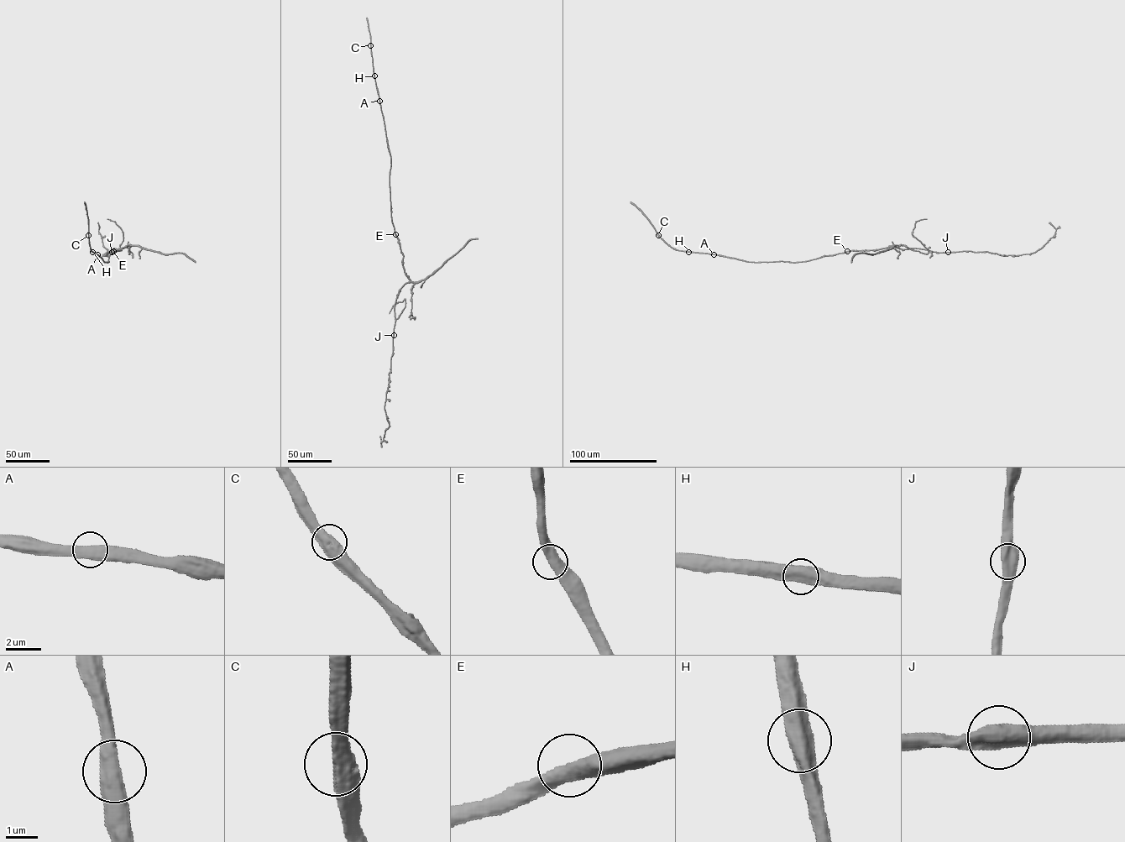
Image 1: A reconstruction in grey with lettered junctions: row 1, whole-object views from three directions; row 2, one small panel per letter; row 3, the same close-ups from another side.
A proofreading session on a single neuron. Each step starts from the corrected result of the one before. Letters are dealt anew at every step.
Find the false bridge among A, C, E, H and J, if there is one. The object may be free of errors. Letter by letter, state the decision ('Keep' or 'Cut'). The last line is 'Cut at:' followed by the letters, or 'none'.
A: Keep
C: Keep
E: Keep
H: Keep
J: Keep
Cut at: none

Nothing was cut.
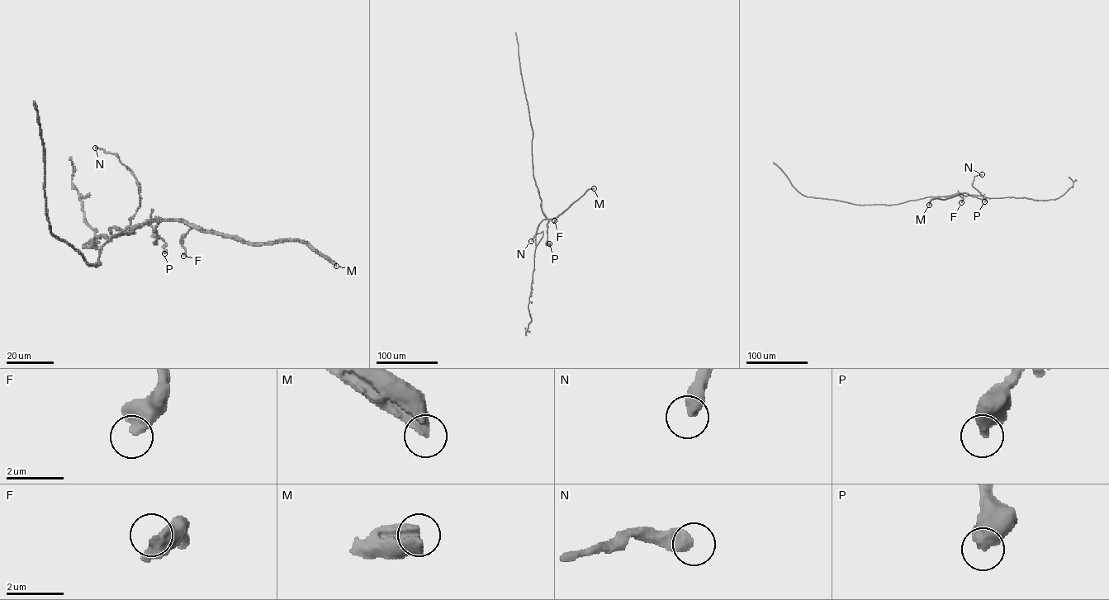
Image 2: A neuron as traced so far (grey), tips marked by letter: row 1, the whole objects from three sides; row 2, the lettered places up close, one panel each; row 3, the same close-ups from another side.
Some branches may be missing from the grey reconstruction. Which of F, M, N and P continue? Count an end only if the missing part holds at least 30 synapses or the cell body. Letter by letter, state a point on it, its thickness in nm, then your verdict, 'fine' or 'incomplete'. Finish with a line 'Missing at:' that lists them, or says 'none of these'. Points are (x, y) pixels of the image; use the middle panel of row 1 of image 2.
F: (554, 220) | 550 nm | fine
M: (594, 188) | 500 nm | fine
N: (531, 241) | 500 nm | fine
P: (549, 243) | 650 nm | fine
Missing at: none of these

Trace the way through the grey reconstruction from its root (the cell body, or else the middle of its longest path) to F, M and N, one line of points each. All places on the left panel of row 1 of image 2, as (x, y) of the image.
F: (113, 236), (132, 233), (145, 222), (180, 220), (192, 226), (182, 239), (182, 246), (186, 250), (183, 256)
M: (113, 236), (132, 233), (145, 222), (180, 220), (205, 230), (237, 235), (246, 241), (305, 242), (336, 266)
N: (113, 236), (150, 222), (113, 227), (111, 234), (128, 226), (140, 205), (139, 183), (117, 156), (95, 148)

